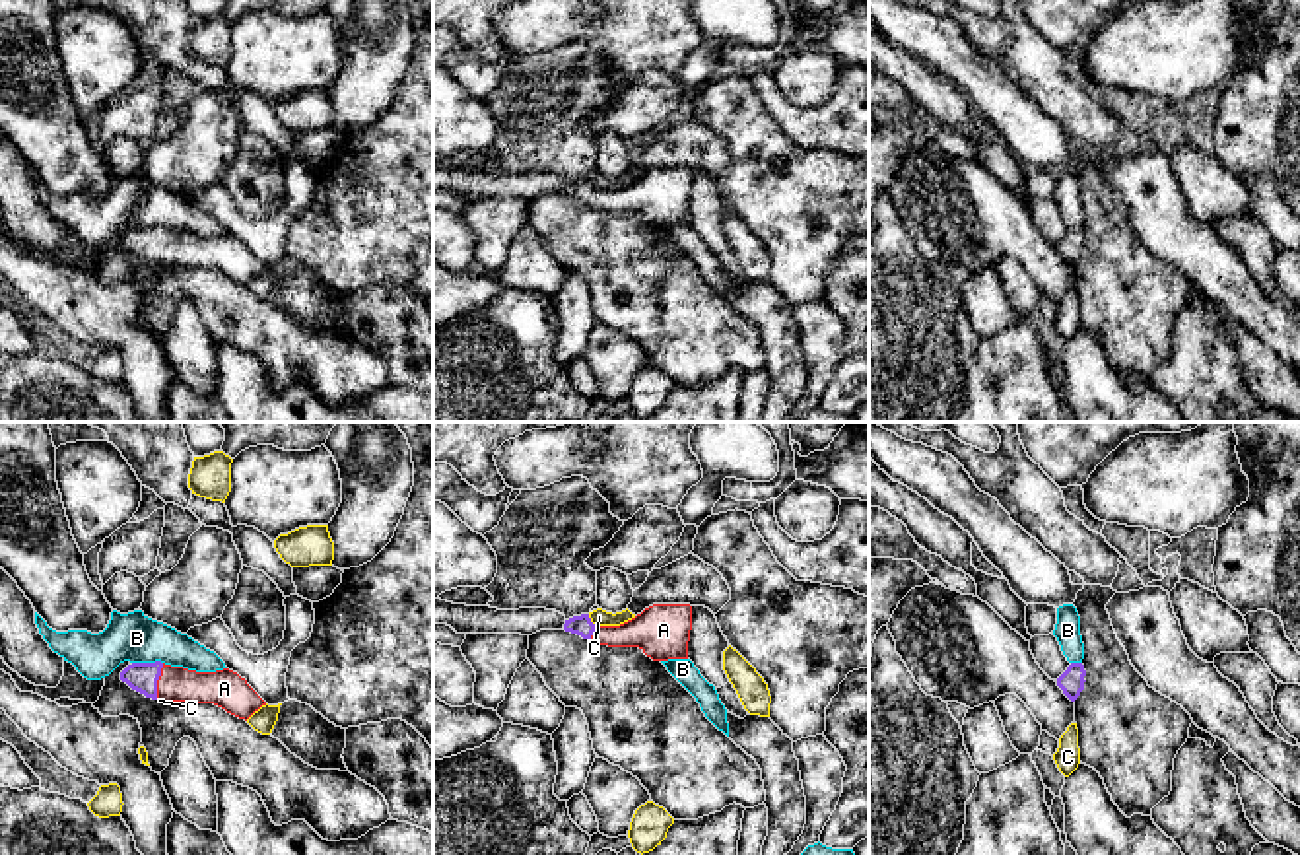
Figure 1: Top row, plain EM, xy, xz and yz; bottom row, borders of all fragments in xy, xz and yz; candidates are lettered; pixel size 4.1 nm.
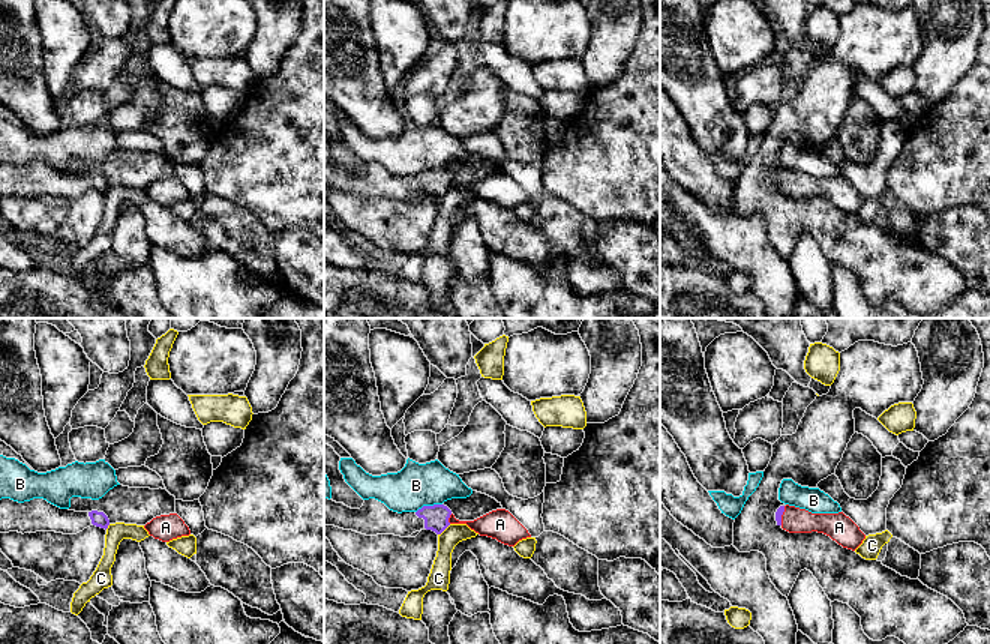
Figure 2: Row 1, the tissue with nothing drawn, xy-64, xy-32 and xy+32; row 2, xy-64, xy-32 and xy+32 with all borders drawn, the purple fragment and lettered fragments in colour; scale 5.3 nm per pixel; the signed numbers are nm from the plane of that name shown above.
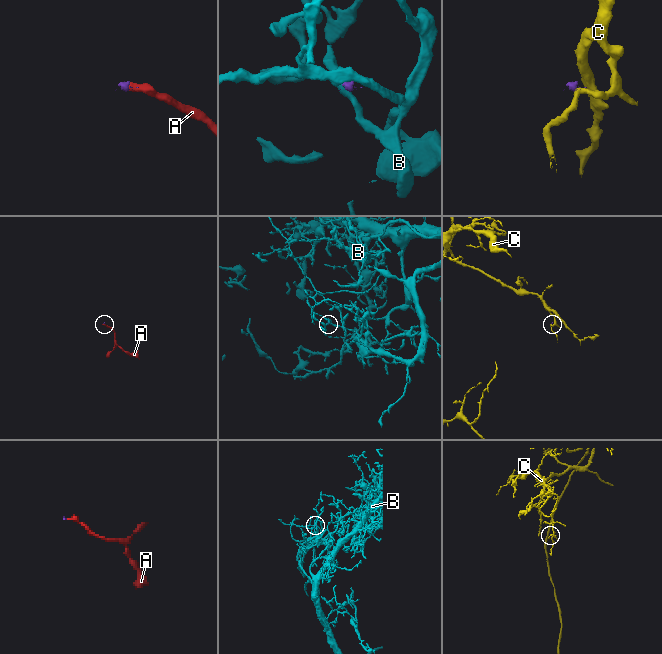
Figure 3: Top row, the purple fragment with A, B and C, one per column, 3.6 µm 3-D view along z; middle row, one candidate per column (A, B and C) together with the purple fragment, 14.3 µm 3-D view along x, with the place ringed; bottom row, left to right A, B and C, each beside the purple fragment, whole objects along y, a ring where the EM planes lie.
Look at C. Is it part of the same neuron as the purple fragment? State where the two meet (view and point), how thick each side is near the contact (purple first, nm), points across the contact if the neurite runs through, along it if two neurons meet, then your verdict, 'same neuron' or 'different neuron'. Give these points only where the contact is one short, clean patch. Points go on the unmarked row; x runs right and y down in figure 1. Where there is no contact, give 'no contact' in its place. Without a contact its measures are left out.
meets purple in xz at (589, 185); 80 nm thick on the purple side, 70 nm on the other; border along xz (587, 179), (595, 191); different neuron

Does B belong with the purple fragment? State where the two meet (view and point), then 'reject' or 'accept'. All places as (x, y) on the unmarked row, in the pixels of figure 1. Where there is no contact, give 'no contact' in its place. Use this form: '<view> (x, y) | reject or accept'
xy (146, 228) | reject

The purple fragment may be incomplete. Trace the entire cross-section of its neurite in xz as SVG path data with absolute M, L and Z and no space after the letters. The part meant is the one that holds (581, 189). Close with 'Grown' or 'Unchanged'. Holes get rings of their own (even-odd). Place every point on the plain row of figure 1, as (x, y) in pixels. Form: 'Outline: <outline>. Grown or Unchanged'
Outline: M433 163L433 189L447 189L457 198L521 198L565 194L597 210L639 212L653 225L688 223L692 194L690 169L653 169L620 190L595 190L589 179L565 183L556 175L453 169Z. Grown

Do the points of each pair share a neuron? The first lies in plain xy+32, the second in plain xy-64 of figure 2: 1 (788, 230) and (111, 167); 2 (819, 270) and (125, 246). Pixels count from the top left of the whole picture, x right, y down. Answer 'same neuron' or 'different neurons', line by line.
1: different neurons
2: same neuron

